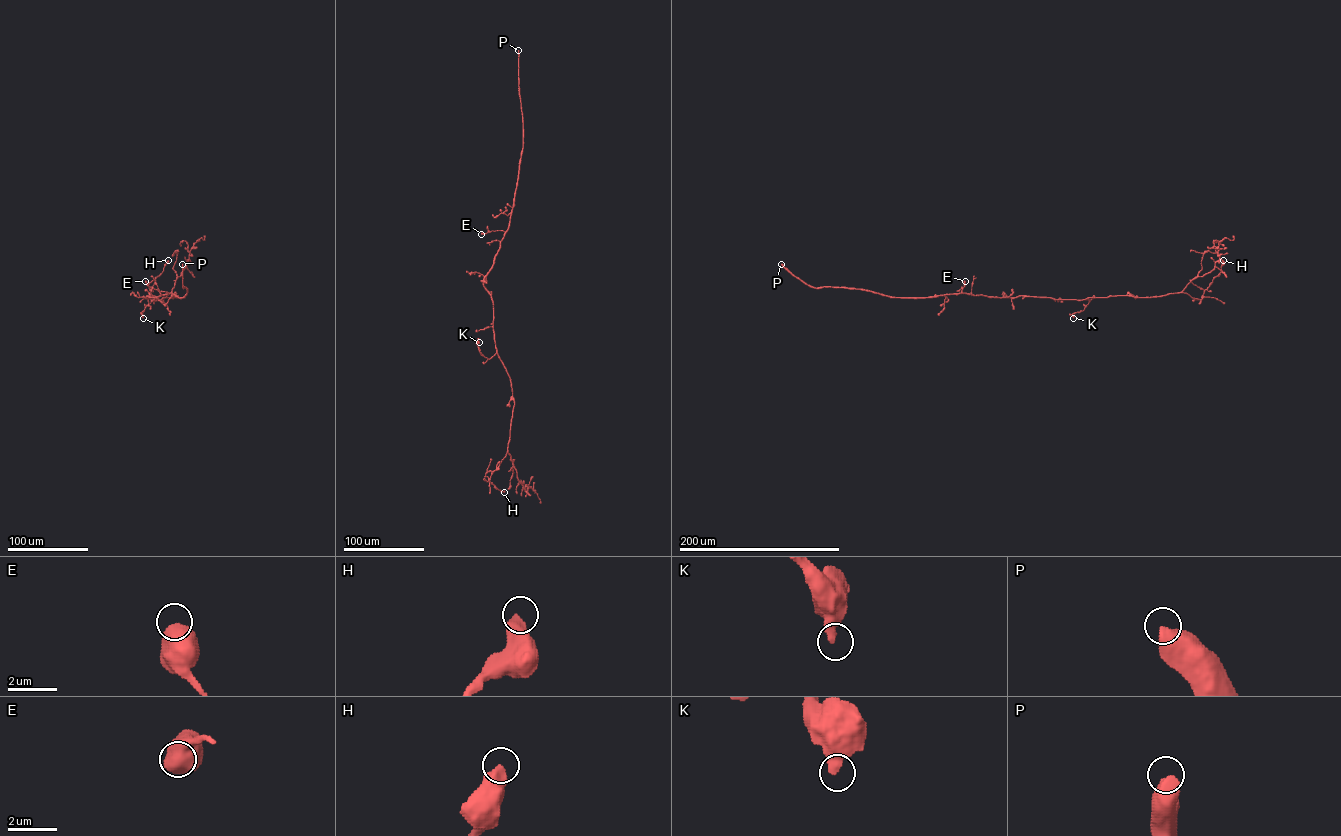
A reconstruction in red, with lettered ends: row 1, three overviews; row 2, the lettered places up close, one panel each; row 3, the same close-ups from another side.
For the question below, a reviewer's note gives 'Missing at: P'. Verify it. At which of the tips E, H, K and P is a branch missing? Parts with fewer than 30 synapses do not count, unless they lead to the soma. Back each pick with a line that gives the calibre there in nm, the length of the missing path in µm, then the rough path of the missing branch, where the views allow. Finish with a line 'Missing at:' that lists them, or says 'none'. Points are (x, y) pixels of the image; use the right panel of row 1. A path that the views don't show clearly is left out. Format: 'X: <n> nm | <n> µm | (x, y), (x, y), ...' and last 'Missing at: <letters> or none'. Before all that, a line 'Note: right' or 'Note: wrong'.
Note: right
P: 600 nm | 250 µm
Missing at: P

